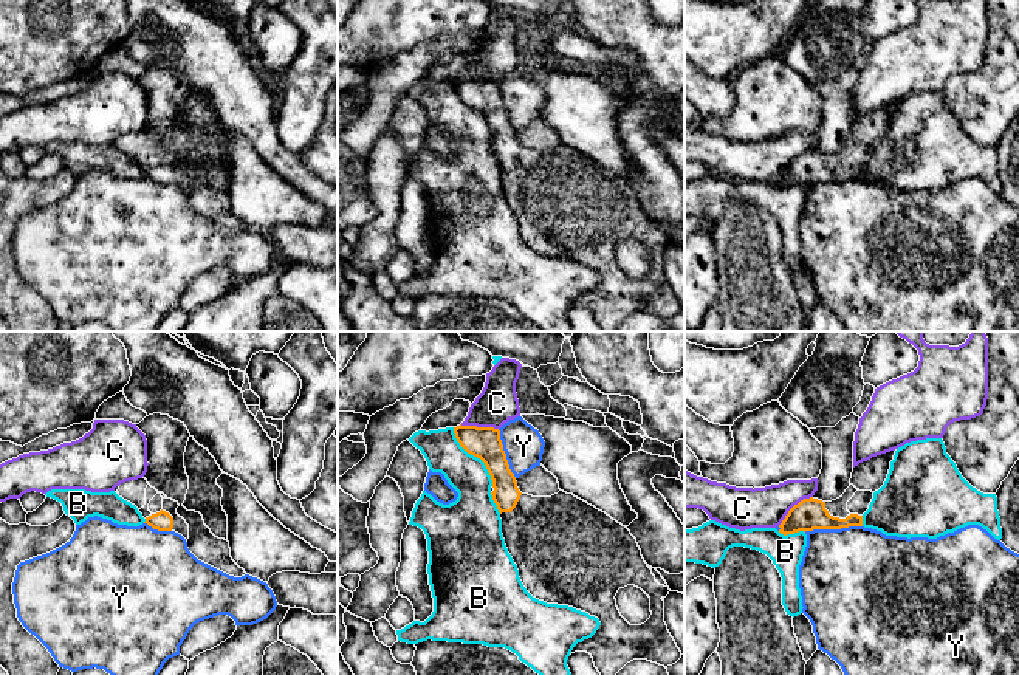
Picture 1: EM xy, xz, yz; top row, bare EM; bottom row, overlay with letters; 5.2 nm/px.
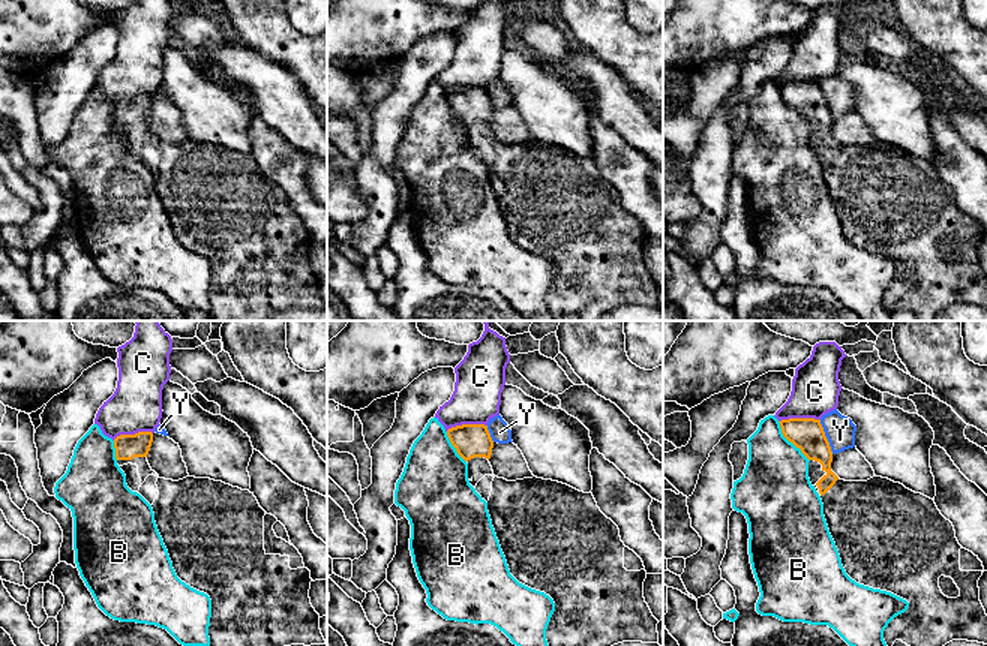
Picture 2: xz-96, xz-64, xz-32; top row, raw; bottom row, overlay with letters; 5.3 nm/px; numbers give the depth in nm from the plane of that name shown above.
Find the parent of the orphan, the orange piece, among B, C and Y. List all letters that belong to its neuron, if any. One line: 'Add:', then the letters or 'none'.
Add: none

